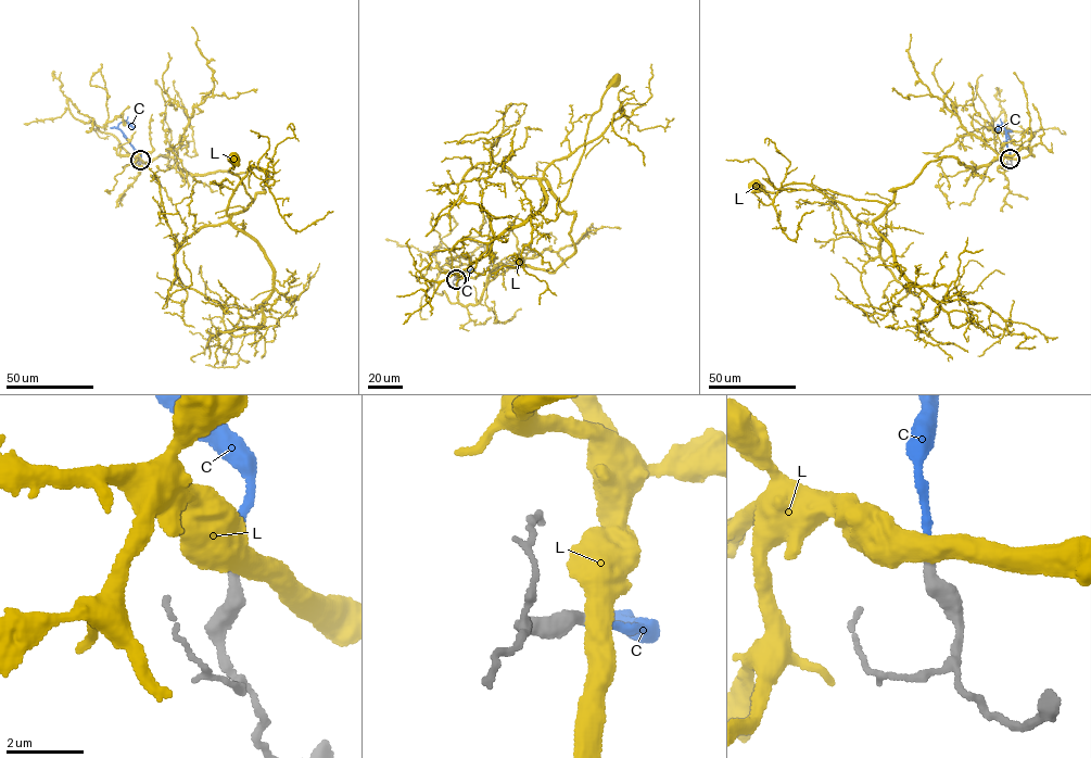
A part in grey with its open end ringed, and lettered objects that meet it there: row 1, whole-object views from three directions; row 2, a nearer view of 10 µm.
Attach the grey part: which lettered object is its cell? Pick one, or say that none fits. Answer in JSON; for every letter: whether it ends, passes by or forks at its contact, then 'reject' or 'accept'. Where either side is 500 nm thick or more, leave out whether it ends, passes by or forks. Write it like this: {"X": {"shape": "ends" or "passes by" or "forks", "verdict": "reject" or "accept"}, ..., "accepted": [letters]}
{"C": {"shape": "ends", "verdict": "accept"}, "L": {"verdict": "reject"}, "accepted": ["C"]}

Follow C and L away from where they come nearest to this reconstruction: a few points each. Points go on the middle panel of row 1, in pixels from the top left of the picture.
C: (457, 279), (460, 279), (457, 272), (470, 268)
L: (457, 279), (458, 302), (476, 304), (494, 266), (553, 272), (573, 254), (574, 213), (559, 202), (614, 83)

